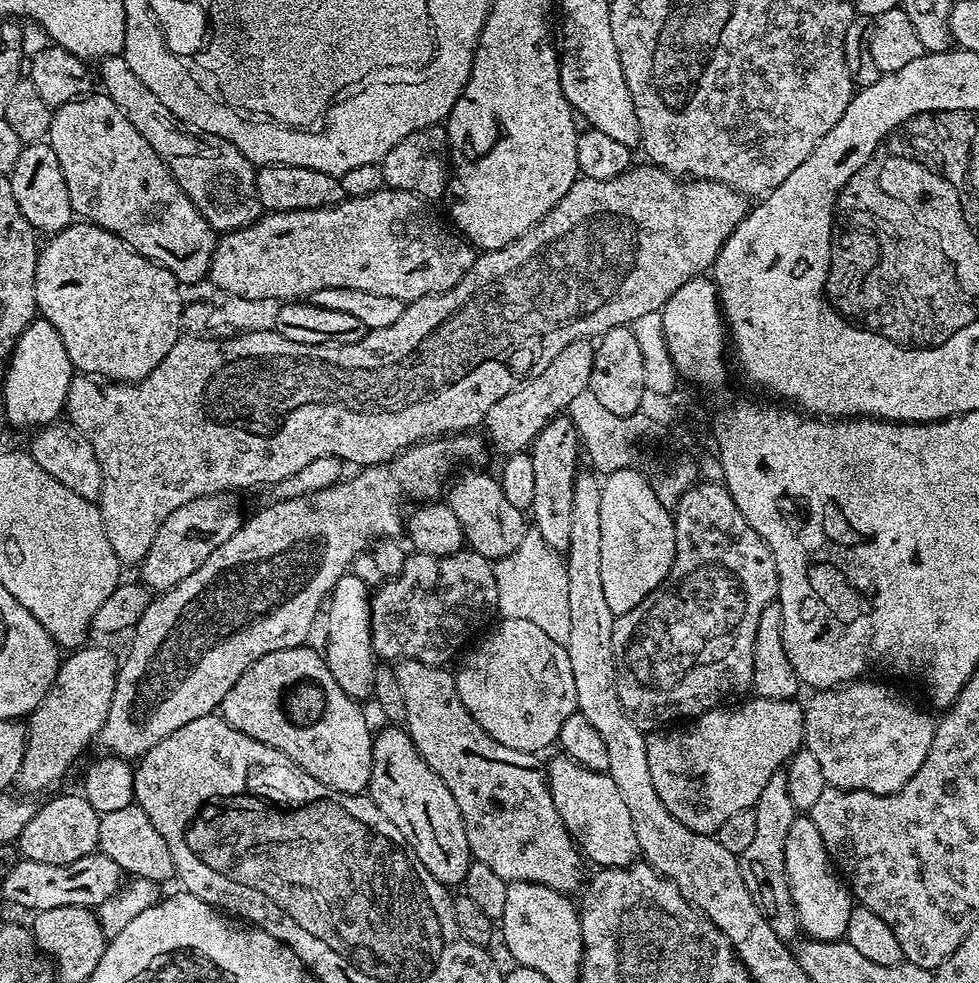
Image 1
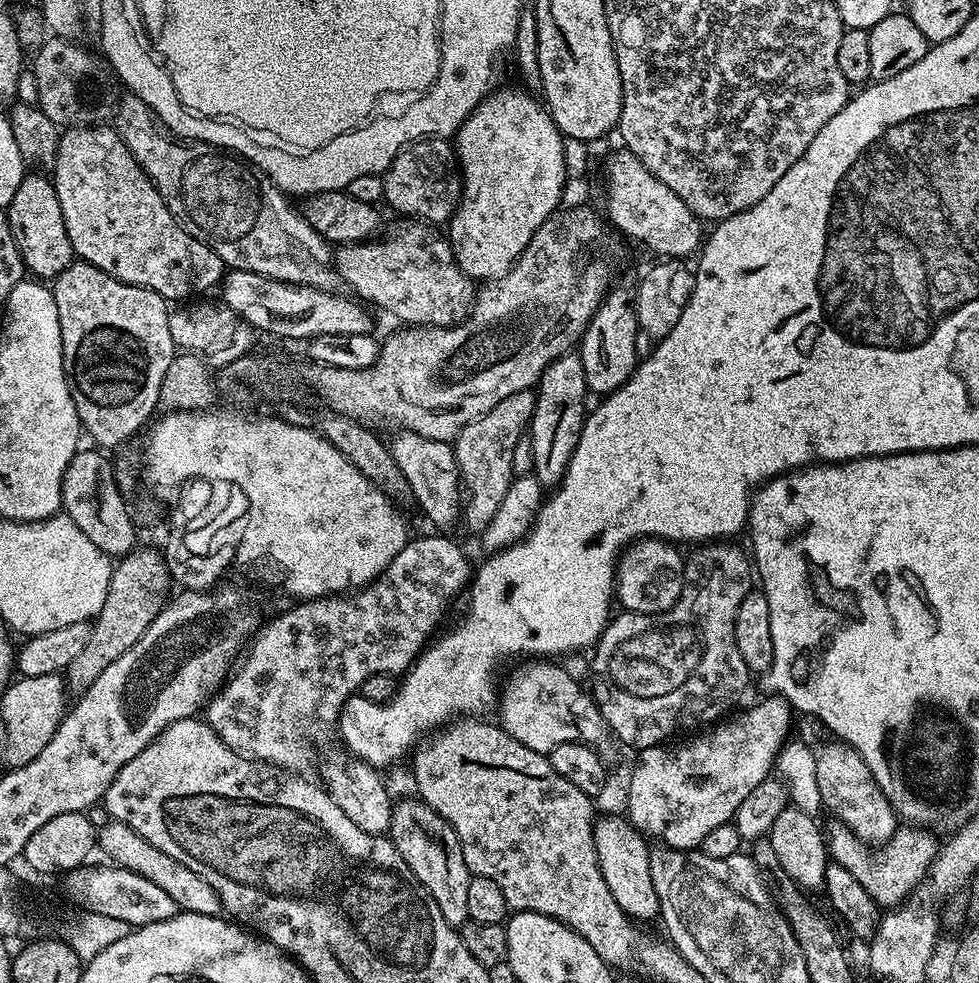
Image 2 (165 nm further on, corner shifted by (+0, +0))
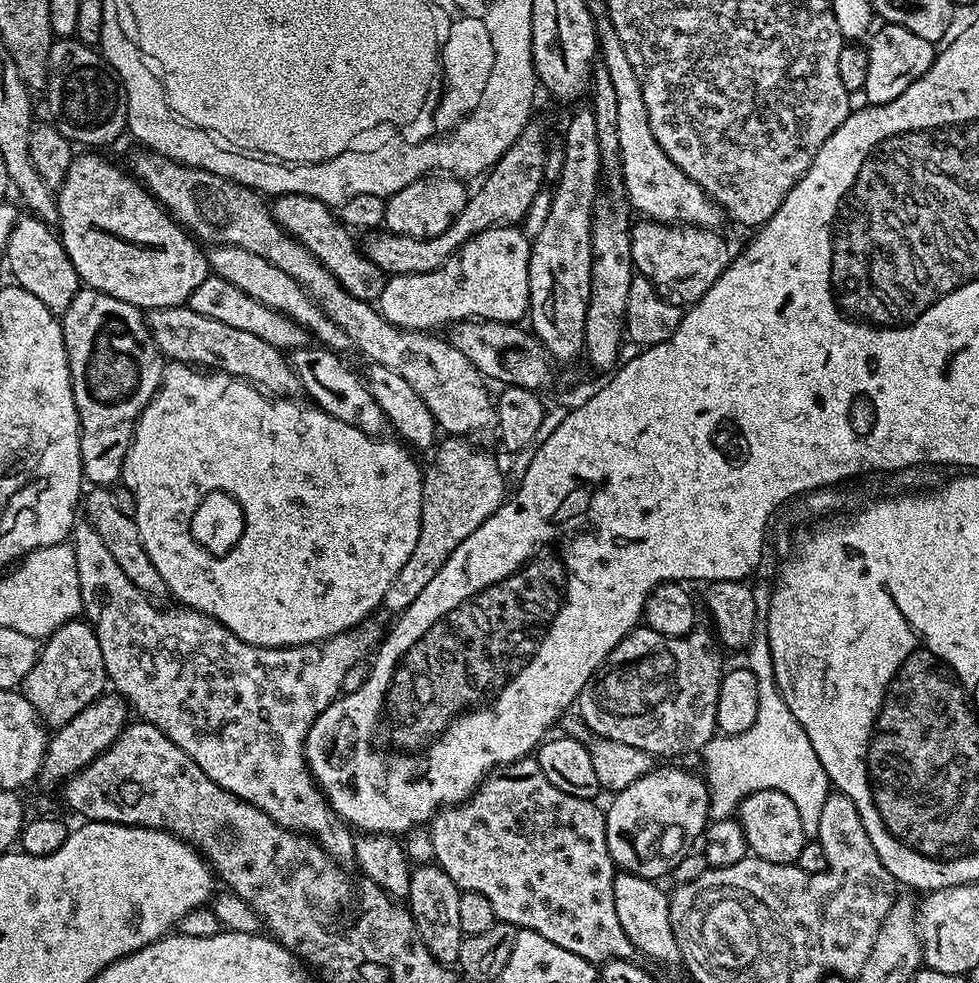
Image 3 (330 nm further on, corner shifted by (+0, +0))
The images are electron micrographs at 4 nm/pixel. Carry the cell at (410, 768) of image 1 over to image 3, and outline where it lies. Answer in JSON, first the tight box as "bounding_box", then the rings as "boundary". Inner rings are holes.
{"bounding_box":[406,862,465,965],"boundary":[[[435,862],[421,863],[412,868],[406,904],[412,917],[416,919],[416,929],[426,950],[430,950],[430,954],[439,964],[455,965],[458,961],[460,943],[465,938],[462,925],[458,922],[460,893],[460,887],[453,882],[450,874],[446,874],[440,869],[439,864]]]}

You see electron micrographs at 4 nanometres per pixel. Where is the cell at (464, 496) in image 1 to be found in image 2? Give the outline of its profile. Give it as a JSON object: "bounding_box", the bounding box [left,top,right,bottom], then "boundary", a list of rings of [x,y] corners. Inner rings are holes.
{"bounding_box":[390,431,462,530],"boundary":[[[397,431],[393,436],[396,437],[390,440],[392,457],[406,478],[411,499],[416,499],[417,506],[428,515],[429,522],[440,527],[437,529],[448,530],[462,516],[462,481],[455,447],[447,440],[422,438],[413,432]]]}

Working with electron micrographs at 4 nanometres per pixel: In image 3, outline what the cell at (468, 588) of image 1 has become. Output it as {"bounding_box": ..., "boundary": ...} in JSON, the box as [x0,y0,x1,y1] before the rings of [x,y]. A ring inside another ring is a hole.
{"bounding_box":[70,523,382,861],"boundary":[[[77,523],[70,543],[74,550],[74,562],[78,562],[83,611],[89,612],[87,615],[95,627],[111,687],[117,688],[113,689],[123,697],[129,709],[135,715],[137,712],[143,723],[158,726],[170,742],[182,746],[182,750],[186,750],[186,754],[202,766],[202,774],[206,774],[210,782],[218,782],[222,790],[248,804],[255,804],[257,808],[272,810],[277,804],[281,812],[279,815],[287,827],[315,838],[329,856],[341,856],[351,861],[354,856],[353,833],[324,799],[324,793],[304,757],[304,743],[318,714],[322,714],[322,710],[326,710],[341,695],[340,687],[342,678],[346,678],[346,670],[361,663],[364,655],[381,643],[382,628],[380,632],[379,626],[368,620],[318,644],[259,648],[242,642],[242,638],[226,630],[226,626],[193,608],[157,606],[146,593],[138,590],[138,586],[134,586],[134,582],[130,582],[130,578],[126,578],[122,566],[114,562],[110,550],[106,550],[106,542],[102,542],[92,524]]]}

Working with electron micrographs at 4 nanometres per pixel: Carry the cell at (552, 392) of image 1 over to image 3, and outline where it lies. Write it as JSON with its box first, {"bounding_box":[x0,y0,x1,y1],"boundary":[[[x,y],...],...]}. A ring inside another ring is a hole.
{"bounding_box":[383,438,505,614],"boundary":[[[448,438],[435,449],[436,457],[429,468],[423,469],[424,485],[422,486],[422,522],[418,534],[418,546],[414,546],[414,554],[398,570],[398,578],[390,582],[390,590],[386,590],[383,607],[389,608],[392,614],[402,614],[422,594],[422,589],[442,570],[446,558],[499,510],[505,503],[504,476],[492,456],[484,452],[472,452],[467,439]]]}

